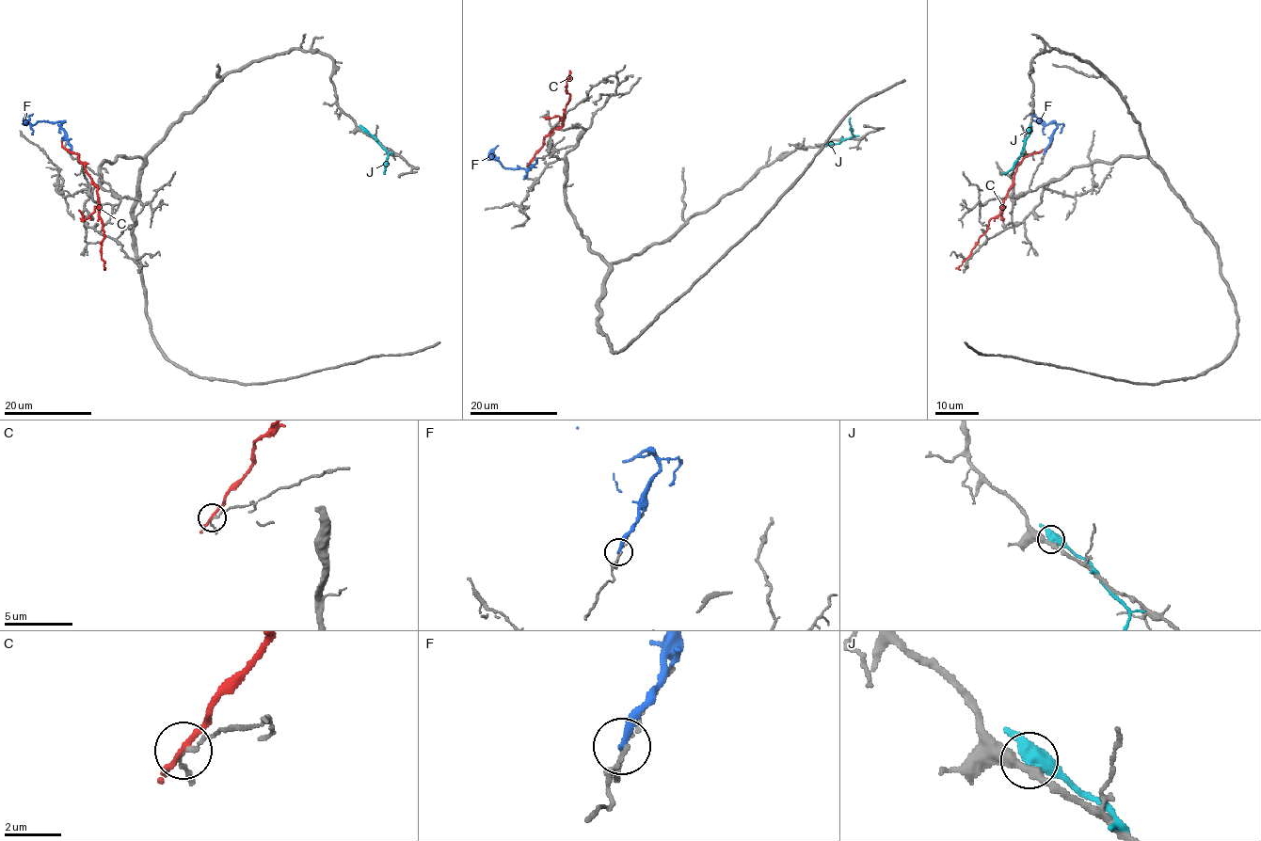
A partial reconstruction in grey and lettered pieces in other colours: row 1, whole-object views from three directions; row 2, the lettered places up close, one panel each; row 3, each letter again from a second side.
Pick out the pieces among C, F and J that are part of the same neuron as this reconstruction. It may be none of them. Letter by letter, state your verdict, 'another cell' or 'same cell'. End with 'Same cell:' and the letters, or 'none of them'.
C: another cell
F: another cell
J: another cell
Same cell: none of them

